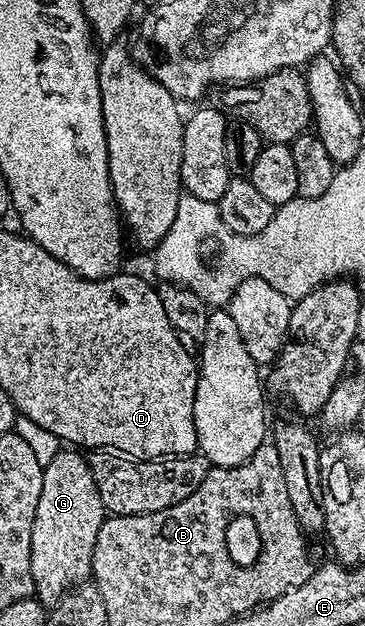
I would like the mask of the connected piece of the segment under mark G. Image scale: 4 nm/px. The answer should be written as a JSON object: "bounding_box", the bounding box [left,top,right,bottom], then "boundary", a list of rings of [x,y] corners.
{"bounding_box":[31,450,107,606],"boundary":[[[62,450],[51,458],[51,462],[43,467],[43,490],[39,490],[39,506],[35,506],[35,523],[31,525],[31,578],[36,599],[46,606],[52,606],[60,602],[72,588],[78,584],[84,584],[93,574],[93,551],[95,550],[95,538],[99,538],[99,526],[107,519],[107,510],[99,498],[99,490],[95,486],[95,478],[89,469],[88,459],[80,451]]]}

